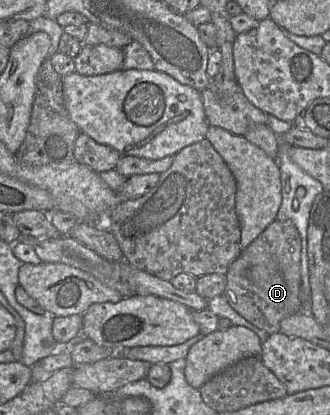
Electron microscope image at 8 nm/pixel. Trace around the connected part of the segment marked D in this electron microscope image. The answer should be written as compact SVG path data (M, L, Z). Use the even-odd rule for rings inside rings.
M290 220L273 221L230 265L223 296L236 312L256 327L268 334L279 333L281 321L302 310L301 251L302 241L296 226ZM253 266L258 266L260 272L257 283L247 277L248 269Z

